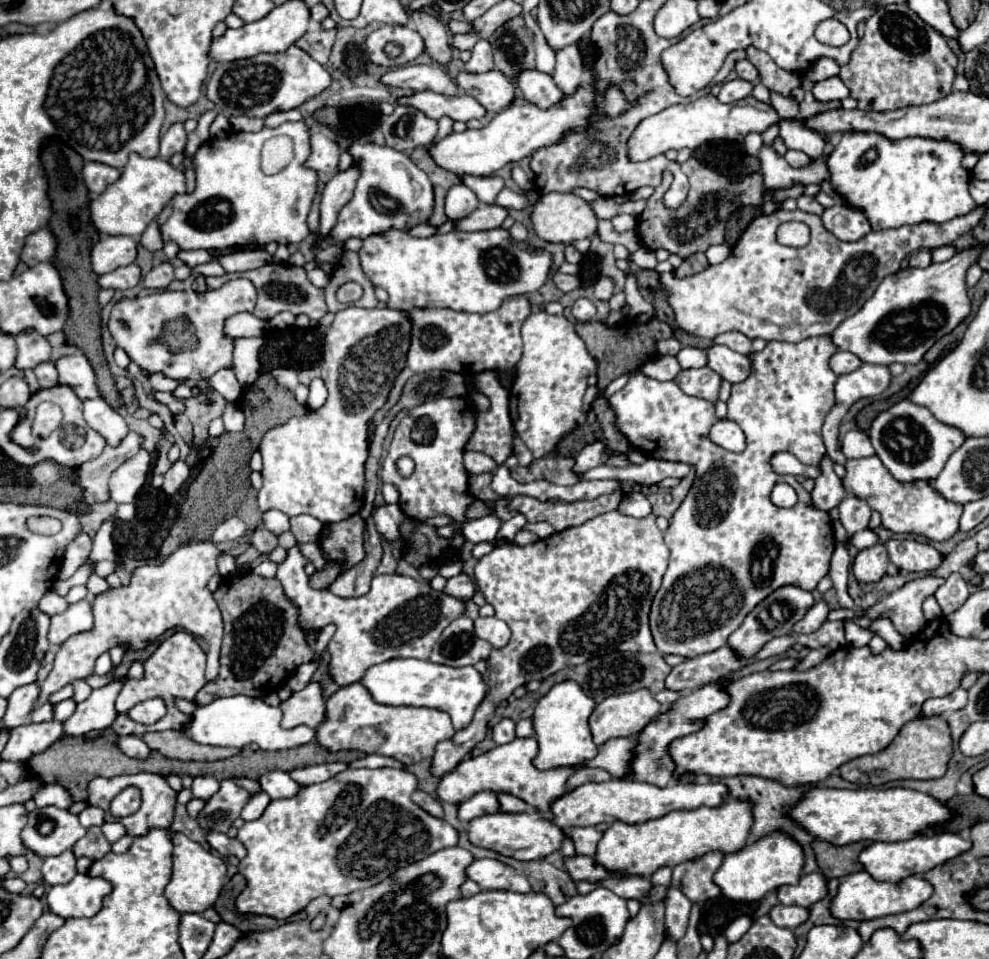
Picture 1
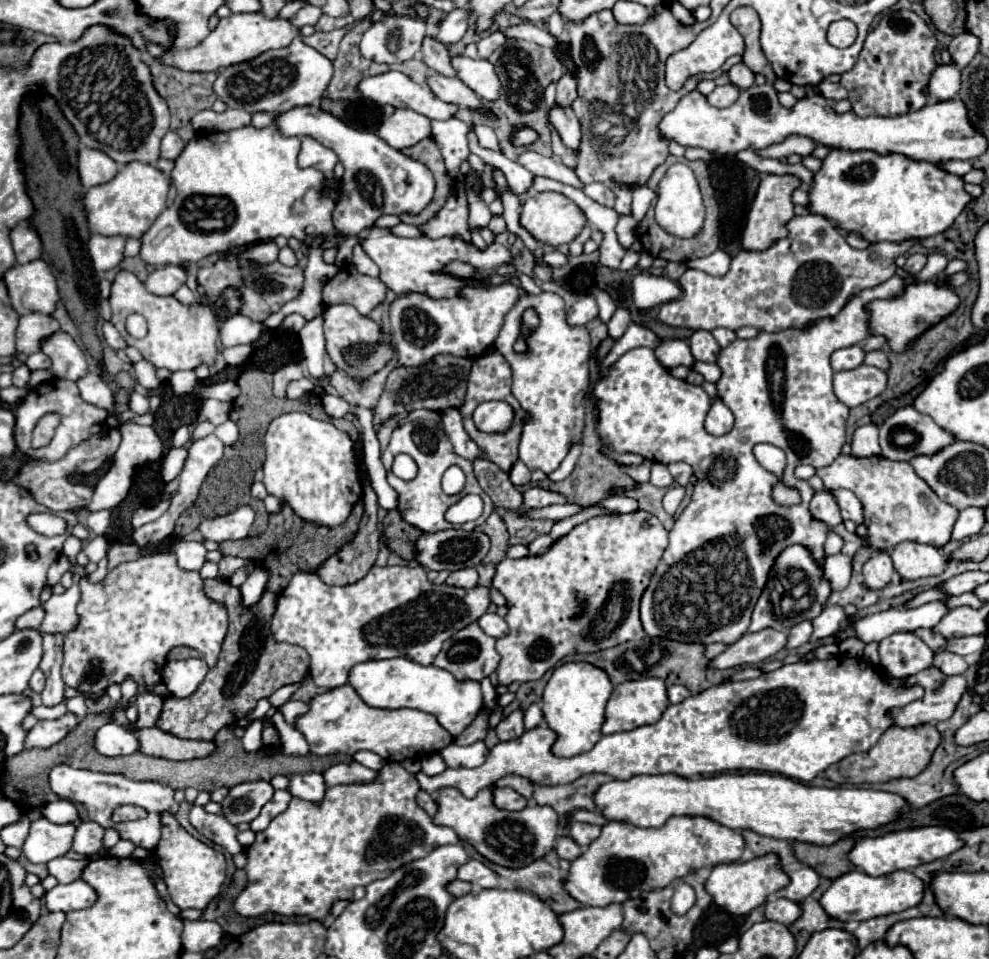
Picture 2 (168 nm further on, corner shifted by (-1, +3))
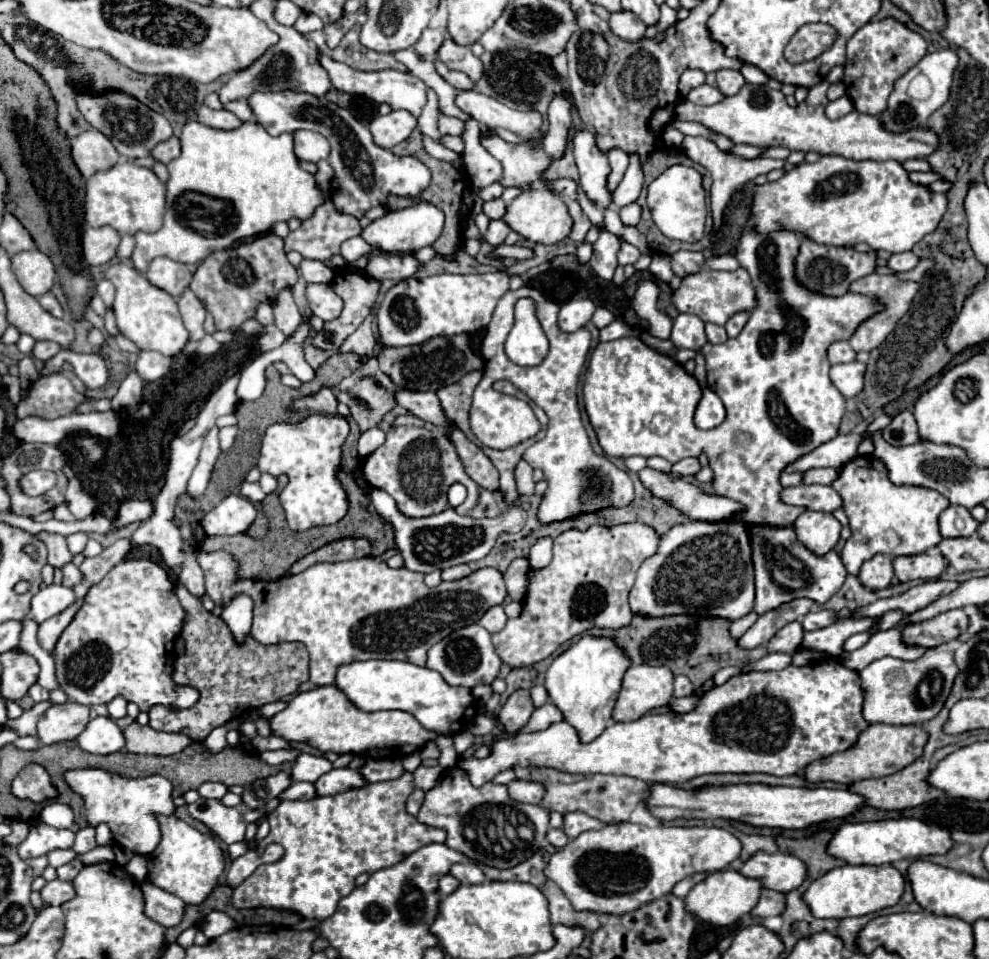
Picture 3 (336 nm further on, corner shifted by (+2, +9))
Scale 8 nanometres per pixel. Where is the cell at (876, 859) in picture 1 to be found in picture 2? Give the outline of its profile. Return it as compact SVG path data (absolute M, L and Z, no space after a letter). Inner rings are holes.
M922 826L922 828L888 832L884 836L874 836L874 838L864 836L848 852L848 858L856 868L864 870L868 876L884 876L884 874L892 874L896 870L908 870L908 868L916 868L918 864L924 864L924 862L946 858L952 852L956 852L958 848L962 848L962 844L964 842L950 828Z

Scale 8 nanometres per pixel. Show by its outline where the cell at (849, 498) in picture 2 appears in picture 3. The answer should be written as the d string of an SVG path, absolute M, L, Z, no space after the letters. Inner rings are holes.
M801 484L791 486L783 490L783 502L791 502L795 506L805 506L809 510L821 510L821 512L835 512L843 508L843 498L839 492L835 492L831 486L821 484Z

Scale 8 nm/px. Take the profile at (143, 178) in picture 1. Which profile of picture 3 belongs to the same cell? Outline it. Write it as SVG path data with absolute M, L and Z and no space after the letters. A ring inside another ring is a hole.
M121 158L111 170L99 172L87 180L85 220L89 226L111 226L121 236L135 232L155 232L165 216L165 184L153 170L137 166L133 160Z

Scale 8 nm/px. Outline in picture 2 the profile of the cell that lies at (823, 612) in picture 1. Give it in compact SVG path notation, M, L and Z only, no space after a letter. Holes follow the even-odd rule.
M808 620L796 624L796 626L790 630L786 648L788 648L788 650L794 650L794 648L798 648L798 646L804 646L804 644L810 640L810 634L812 634L812 624L810 624Z

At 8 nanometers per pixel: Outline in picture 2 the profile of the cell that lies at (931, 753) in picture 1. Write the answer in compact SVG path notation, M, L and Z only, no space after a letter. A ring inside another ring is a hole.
M922 724L916 728L890 726L878 740L874 748L860 754L850 754L844 760L832 764L824 770L826 778L836 784L878 784L894 778L914 778L918 776L932 758L932 752L940 744L940 732L932 724Z

